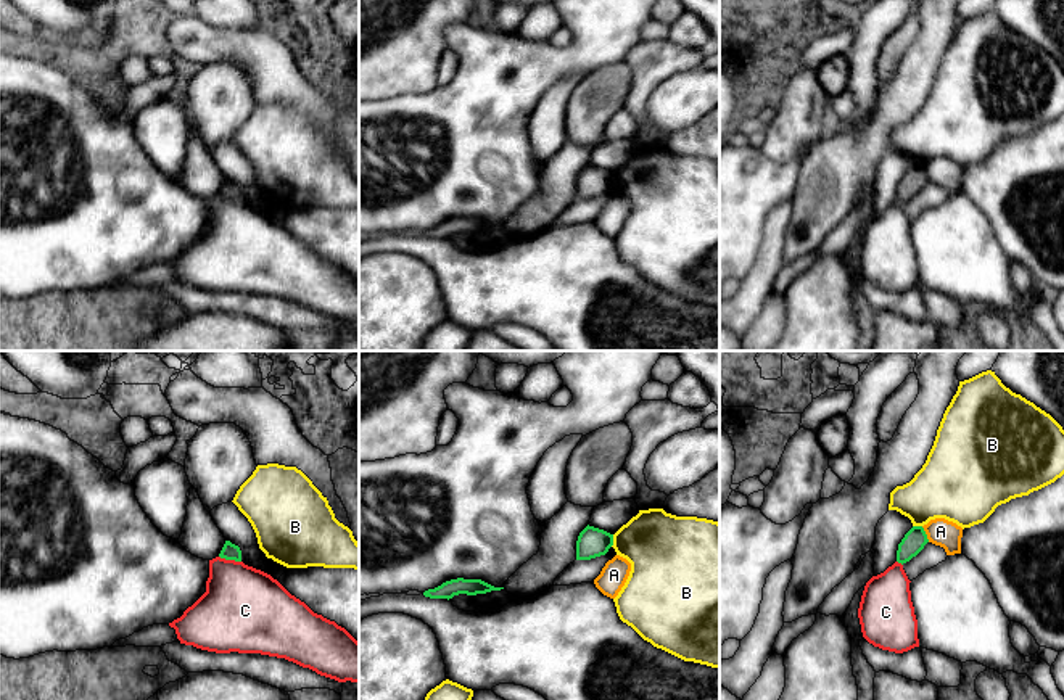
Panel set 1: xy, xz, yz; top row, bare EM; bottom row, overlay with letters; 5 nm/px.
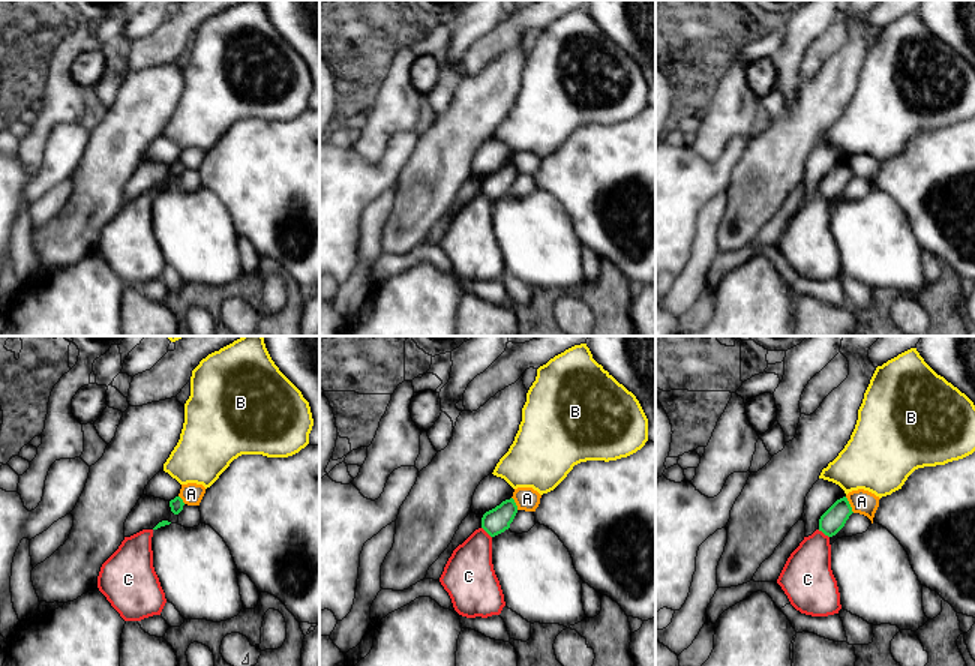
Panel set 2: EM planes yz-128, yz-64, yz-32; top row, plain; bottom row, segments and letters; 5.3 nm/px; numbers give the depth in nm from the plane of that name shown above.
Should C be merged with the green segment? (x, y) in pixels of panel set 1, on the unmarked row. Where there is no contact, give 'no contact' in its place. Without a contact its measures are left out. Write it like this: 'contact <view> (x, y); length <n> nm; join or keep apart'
contact xy (230, 198); length 120 nm; keep apart

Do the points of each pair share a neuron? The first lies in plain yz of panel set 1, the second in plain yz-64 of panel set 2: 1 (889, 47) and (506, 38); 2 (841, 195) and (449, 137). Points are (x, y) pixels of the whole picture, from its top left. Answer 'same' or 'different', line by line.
1: same
2: same

